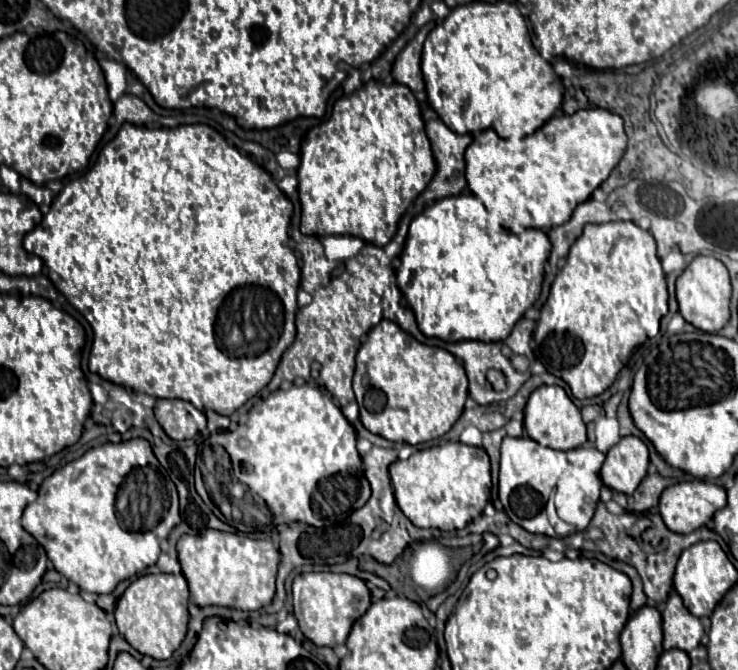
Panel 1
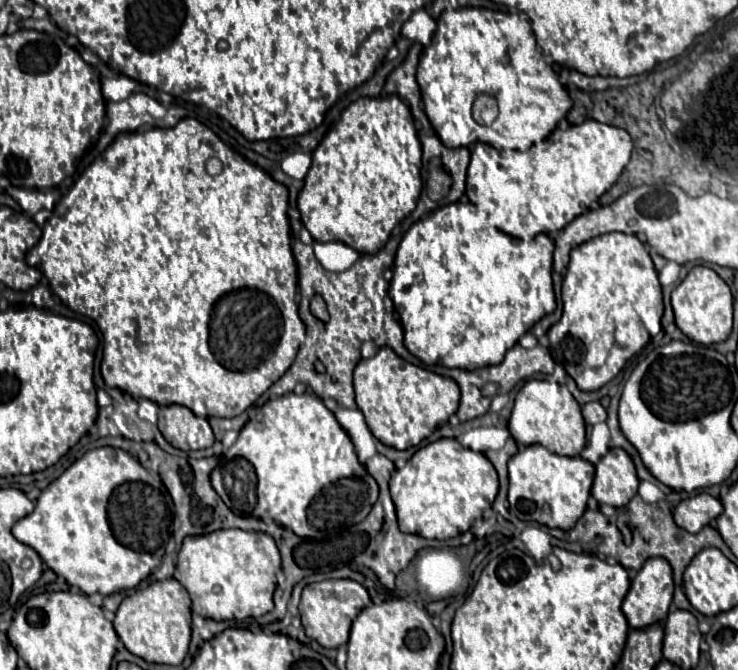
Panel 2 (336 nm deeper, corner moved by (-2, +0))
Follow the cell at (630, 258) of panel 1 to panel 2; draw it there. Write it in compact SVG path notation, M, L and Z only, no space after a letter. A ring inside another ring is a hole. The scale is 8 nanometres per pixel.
M605 233L575 247L561 299L563 317L549 329L547 337L555 363L575 379L581 391L601 389L661 331L662 287L645 245L635 235Z

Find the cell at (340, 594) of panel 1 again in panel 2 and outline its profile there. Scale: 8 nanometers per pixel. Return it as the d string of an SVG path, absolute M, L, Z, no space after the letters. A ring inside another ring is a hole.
M327 579L321 583L311 583L303 589L299 603L299 616L303 621L305 635L315 639L323 647L339 647L349 639L349 629L357 613L371 605L369 593L363 585L351 579Z

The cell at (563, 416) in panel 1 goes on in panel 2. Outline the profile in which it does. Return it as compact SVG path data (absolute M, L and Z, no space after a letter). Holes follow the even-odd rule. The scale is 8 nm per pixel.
M531 379L519 389L513 413L509 417L509 431L517 443L521 445L539 443L555 455L577 457L585 447L585 421L581 415L581 407L573 399L569 389L555 381Z

